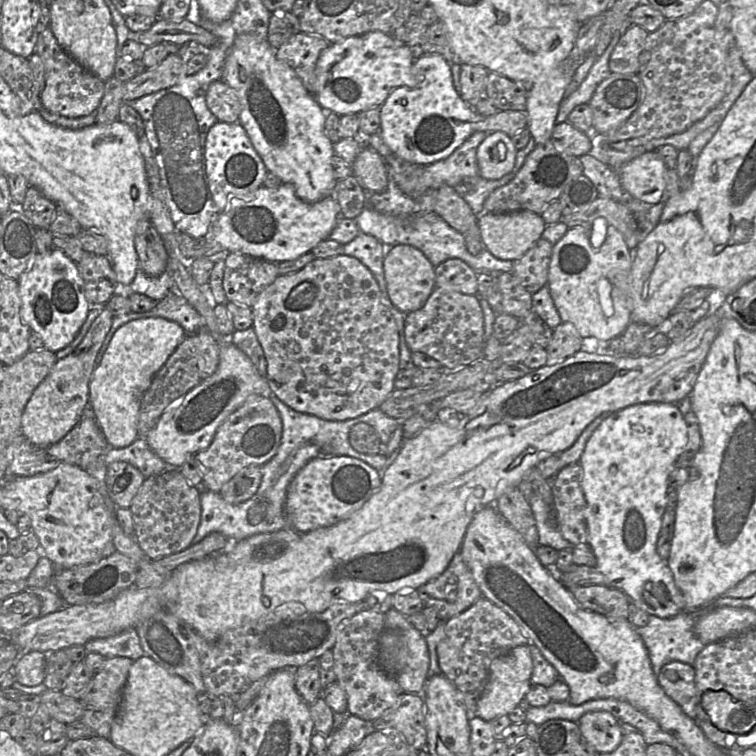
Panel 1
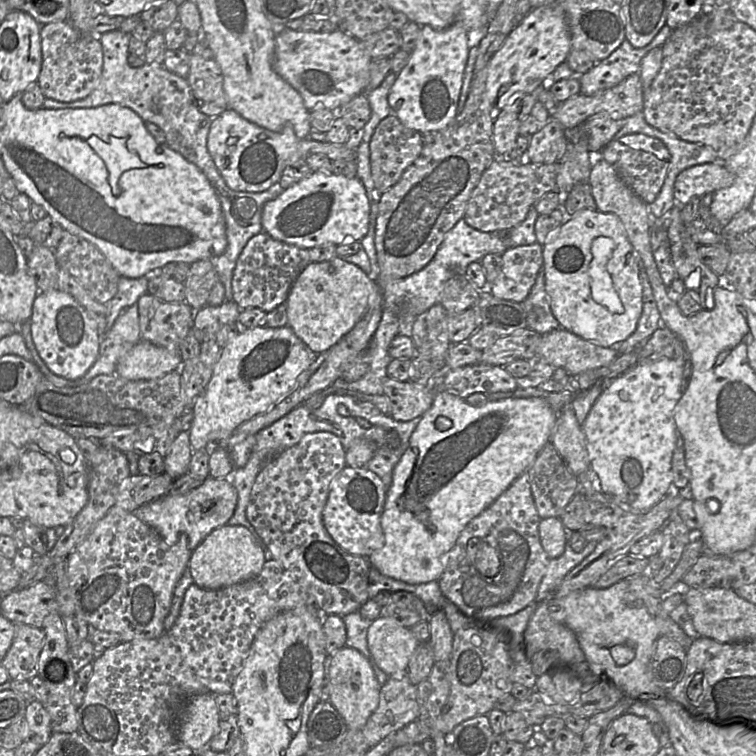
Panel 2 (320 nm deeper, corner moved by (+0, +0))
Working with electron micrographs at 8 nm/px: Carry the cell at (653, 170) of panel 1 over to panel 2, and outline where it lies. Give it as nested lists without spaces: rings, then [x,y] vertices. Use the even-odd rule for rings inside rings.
[[[723,162],[694,165],[683,170],[676,177],[674,199],[677,204],[685,205],[693,197],[712,194],[719,189],[731,186],[733,182],[734,175]]]

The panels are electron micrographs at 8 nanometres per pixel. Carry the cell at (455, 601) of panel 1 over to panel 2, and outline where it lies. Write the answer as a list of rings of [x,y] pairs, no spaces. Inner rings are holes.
[[[524,471],[459,534],[448,553],[448,565],[438,579],[444,596],[477,618],[512,617],[536,602],[539,585],[550,561],[540,542],[540,520],[528,471]]]

